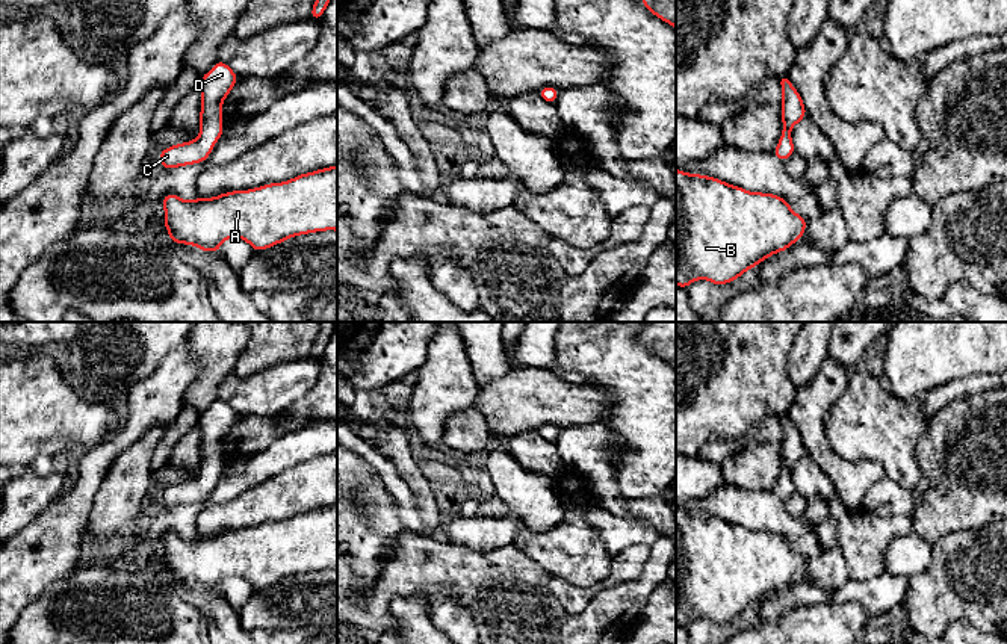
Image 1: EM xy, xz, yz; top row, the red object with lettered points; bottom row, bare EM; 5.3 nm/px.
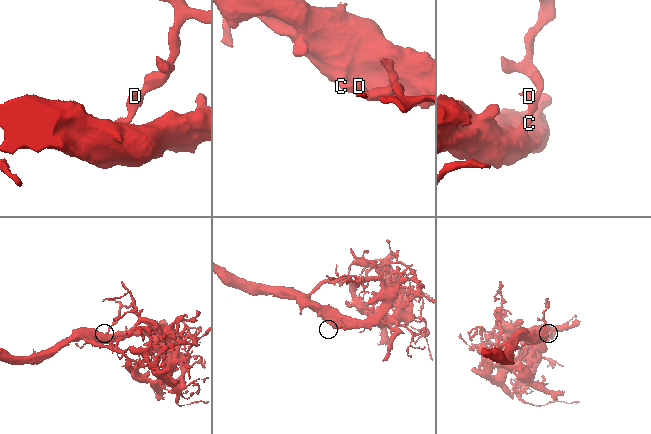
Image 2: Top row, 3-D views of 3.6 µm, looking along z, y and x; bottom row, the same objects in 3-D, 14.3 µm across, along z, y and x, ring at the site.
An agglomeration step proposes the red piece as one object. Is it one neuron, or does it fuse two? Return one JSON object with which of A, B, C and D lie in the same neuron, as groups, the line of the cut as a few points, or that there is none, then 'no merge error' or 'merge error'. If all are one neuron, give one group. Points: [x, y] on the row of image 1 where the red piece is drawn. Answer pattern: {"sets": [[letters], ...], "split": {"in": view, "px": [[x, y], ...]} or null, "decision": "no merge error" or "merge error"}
{"sets": [["A", "B", "C", "D"]], "split": null, "decision": "no merge error"}

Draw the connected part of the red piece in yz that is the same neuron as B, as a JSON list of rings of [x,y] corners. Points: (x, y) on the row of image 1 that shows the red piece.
[[[676,169],[676,284],[686,289],[699,280],[714,286],[735,281],[800,240],[806,225],[776,194],[750,192],[715,177]]]

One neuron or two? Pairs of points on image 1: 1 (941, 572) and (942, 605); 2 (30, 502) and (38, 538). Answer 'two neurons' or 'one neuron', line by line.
1: one neuron
2: two neurons

